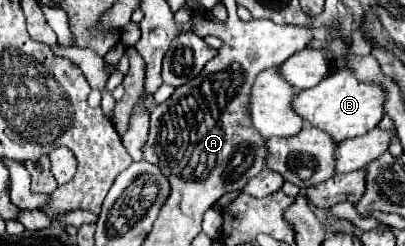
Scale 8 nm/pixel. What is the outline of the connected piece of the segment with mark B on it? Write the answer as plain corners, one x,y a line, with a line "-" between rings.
342,69
336,73
330,73
328,79
322,79
316,87
304,89
294,95
292,109
310,125
316,127
332,137
334,143
340,143
348,137
358,137
372,127
376,127
384,115
384,91
376,85
366,85
358,81
352,71

